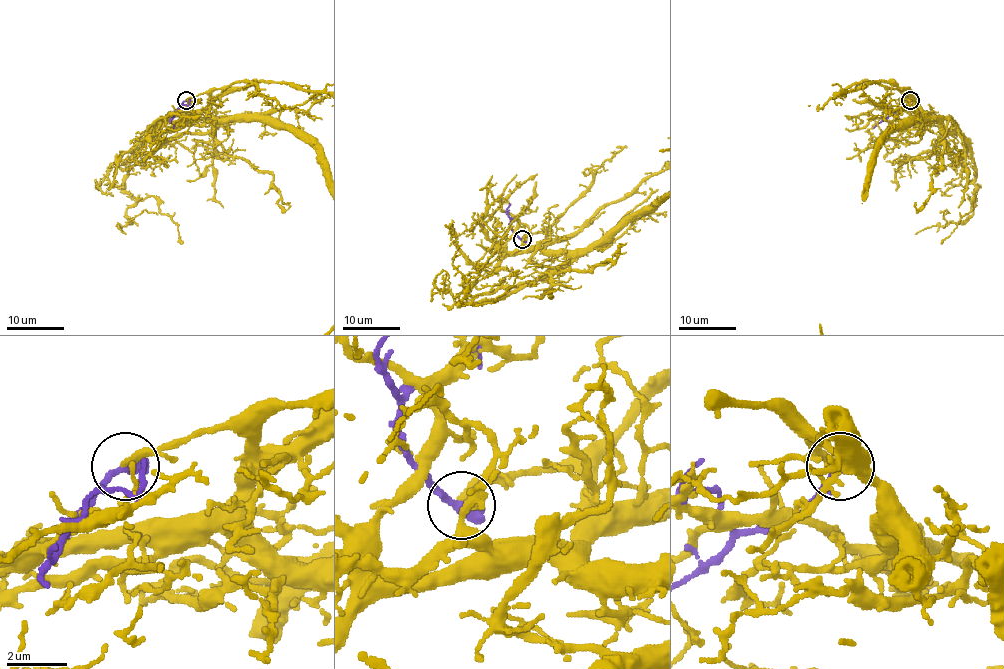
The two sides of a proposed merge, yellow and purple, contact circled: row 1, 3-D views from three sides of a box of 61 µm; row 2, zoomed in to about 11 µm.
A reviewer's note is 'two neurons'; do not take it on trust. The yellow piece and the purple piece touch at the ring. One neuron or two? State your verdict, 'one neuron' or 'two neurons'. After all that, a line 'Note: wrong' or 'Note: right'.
two neurons
Note: right

